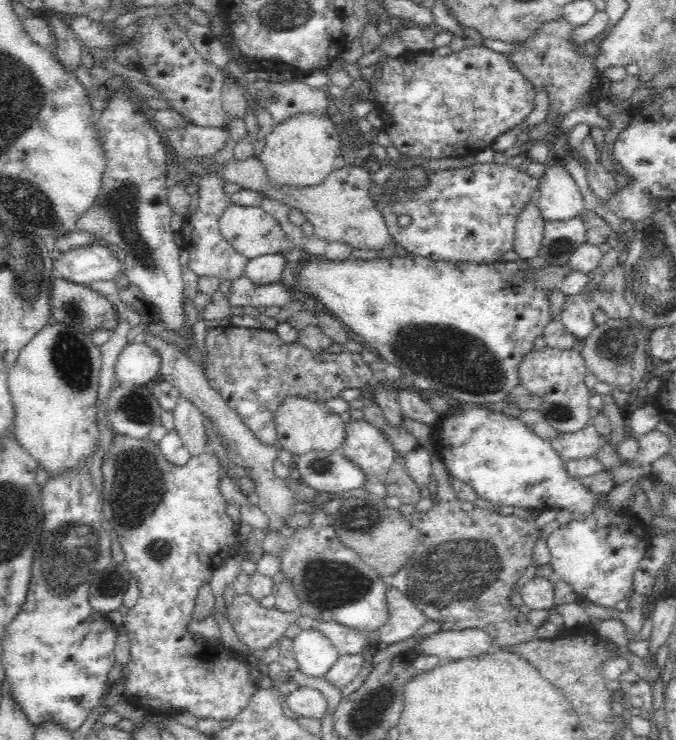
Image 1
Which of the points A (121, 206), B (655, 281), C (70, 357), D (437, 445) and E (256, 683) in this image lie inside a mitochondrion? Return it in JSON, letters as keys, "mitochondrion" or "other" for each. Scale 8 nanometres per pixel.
{"A":"mitochondrion","B":"mitochondrion","C":"mitochondrion","D":"other","E":"other"}

